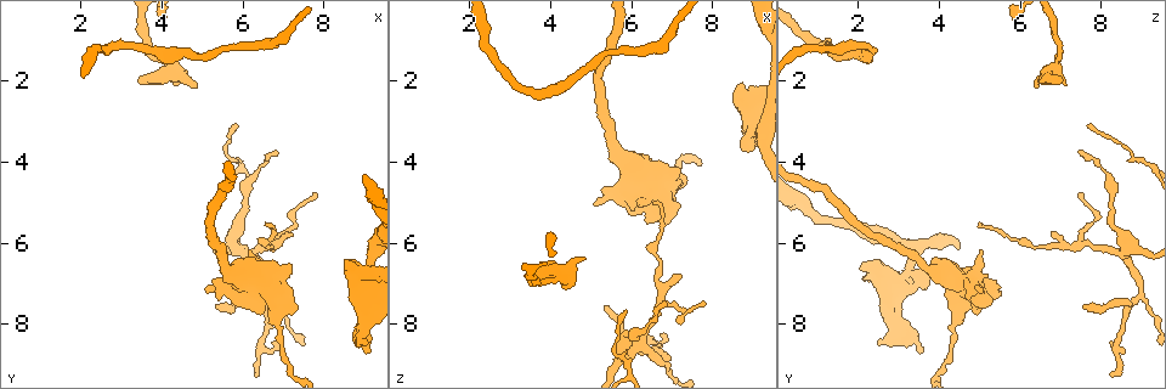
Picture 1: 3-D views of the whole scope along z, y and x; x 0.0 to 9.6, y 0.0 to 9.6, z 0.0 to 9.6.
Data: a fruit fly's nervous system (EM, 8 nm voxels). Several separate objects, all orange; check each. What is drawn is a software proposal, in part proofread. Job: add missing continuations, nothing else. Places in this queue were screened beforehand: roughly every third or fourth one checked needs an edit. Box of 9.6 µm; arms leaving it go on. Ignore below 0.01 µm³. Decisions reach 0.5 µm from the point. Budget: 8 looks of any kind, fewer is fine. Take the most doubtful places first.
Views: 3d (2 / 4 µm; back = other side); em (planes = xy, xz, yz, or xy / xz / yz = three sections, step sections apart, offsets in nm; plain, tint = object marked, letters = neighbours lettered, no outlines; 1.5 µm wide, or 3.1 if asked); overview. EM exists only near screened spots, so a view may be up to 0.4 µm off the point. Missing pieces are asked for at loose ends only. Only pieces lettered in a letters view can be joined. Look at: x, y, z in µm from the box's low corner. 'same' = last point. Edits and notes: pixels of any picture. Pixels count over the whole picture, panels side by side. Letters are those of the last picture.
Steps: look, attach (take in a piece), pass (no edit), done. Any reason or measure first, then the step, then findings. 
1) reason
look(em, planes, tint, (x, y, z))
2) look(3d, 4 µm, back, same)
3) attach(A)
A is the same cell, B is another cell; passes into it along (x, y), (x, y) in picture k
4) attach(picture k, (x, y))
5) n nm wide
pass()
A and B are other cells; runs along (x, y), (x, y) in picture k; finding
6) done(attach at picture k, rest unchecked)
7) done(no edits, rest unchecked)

look(3d, 2 µm, (3.45, 2.05, 7.00))

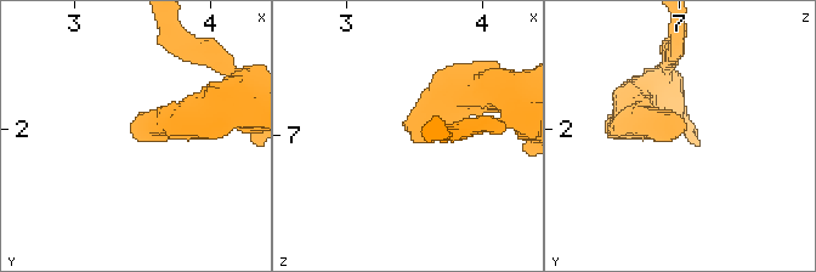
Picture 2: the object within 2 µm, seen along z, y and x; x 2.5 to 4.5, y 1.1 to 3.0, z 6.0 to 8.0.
look(em, planes, tint, (3.48, 2.10, 6.94))

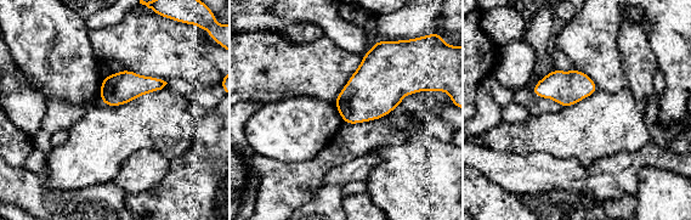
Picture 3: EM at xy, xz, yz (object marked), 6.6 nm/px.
see the neighbours
look(em, planes, letters, same)

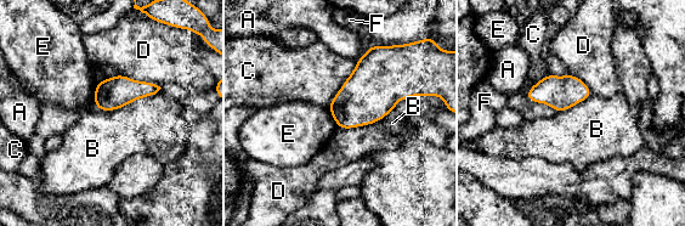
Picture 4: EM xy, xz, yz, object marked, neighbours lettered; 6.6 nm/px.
pass()
A, B, C, D, E and F are other cells; none of them fits

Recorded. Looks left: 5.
stops while still wide
look(3d, 2 µm, (5.10, 7.20, 5.00))

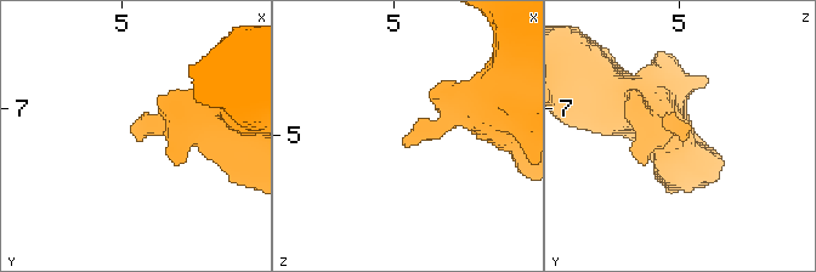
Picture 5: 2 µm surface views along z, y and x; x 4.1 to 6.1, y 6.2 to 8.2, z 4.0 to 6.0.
need the tissue
look(em, xz, step 8, tint, (5.06, 7.16, 5.08))

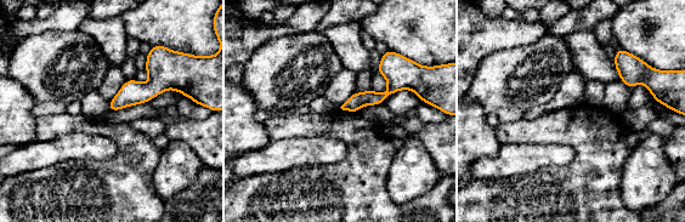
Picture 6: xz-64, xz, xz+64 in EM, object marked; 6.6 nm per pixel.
look(em, planes, letters, same)

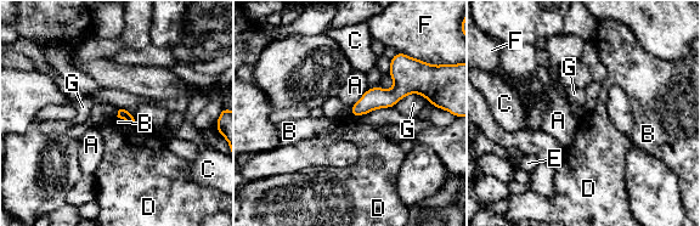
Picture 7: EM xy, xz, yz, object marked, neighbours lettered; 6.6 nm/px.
G touches over 240 nm
pass()
A, B, C, D, E, F and G are other cells; border along (117, 116), (125, 123) in picture 7; no lettered piece goes on from it

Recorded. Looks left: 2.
look(3d, 2 µm, back, (6.60, 5.55, 4.95))

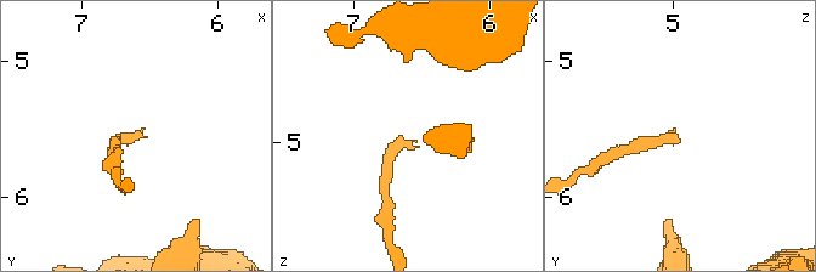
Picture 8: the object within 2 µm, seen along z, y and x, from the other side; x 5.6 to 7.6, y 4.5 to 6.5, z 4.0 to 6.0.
now the EM
look(em, planes, letters, (6.56, 5.54, 5.02))

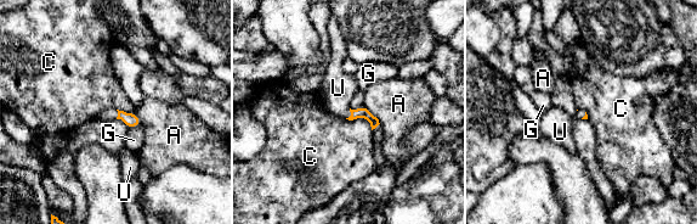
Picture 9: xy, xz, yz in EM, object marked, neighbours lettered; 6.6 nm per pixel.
C touches over 190 nm
attach(U)
U is the same cell, A, C and G are other cells; passes into it along (362, 111), (351, 115), (338, 88) in picture 9; it goes on there

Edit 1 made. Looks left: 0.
done(attach at picture 9, rest unchecked)

